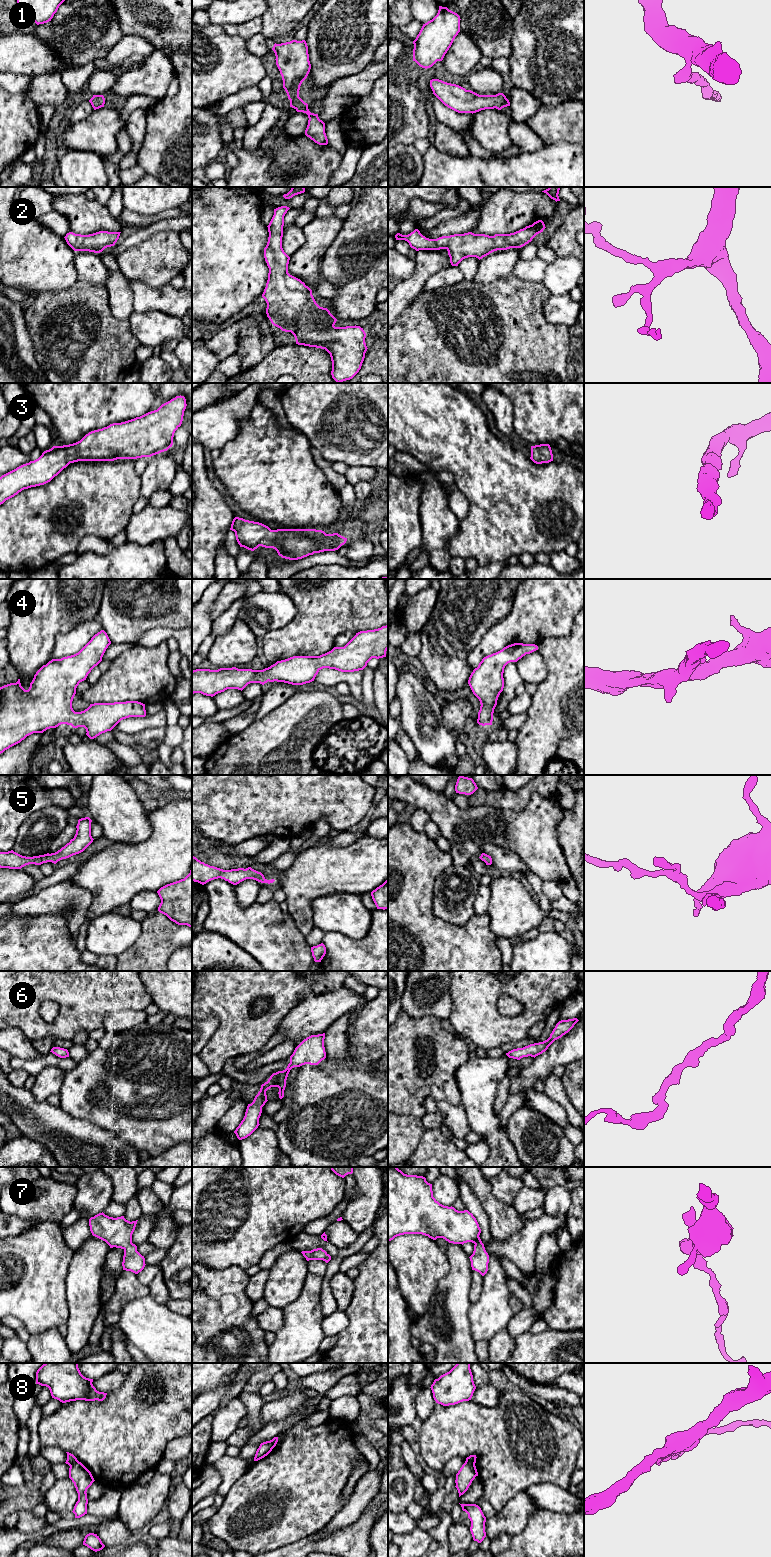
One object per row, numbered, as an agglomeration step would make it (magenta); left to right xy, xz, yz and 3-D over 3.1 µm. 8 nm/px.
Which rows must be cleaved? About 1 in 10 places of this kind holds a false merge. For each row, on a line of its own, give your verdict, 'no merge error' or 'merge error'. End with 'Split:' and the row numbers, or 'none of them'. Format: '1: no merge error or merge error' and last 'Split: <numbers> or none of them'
1: no merge error
2: no merge error
3: no merge error
4: no merge error
5: no merge error
6: no merge error
7: no merge error
8: merge error
Split: 8

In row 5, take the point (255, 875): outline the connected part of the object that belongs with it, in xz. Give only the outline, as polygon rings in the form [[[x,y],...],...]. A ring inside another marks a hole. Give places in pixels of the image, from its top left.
[[[192,855],[192,881],[202,885],[214,879],[224,879],[233,885],[237,885],[246,879],[253,879],[261,883],[273,883],[275,880],[267,880],[261,872],[251,867],[246,869],[238,868],[231,870],[223,870],[214,866],[210,866],[201,862]]]

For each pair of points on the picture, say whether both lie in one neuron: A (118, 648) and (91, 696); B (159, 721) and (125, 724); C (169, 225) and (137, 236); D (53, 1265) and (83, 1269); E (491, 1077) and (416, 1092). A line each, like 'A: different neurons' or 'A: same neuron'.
A: different neurons
B: same neuron
C: same neuron
D: different neurons
E: different neurons

